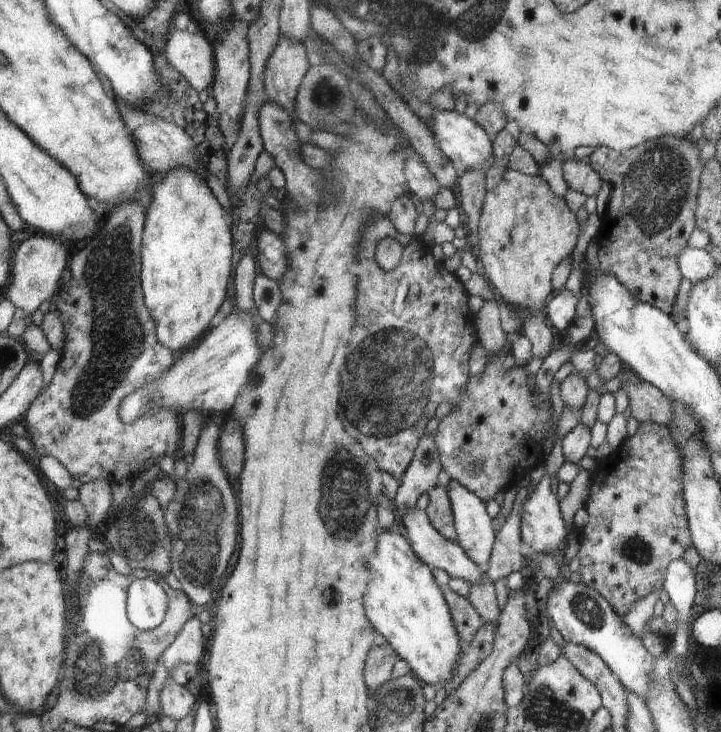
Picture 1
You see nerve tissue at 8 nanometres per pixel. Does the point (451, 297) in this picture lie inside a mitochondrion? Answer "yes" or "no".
no

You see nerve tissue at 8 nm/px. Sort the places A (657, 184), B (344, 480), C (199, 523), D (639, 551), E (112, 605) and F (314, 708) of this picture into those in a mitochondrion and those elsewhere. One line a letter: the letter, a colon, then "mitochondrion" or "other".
A: mitochondrion
B: mitochondrion
C: mitochondrion
D: mitochondrion
E: other
F: other

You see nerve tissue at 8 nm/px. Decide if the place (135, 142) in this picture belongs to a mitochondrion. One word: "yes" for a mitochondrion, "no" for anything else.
no

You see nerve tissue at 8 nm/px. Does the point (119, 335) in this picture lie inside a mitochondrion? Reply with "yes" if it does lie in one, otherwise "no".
yes

